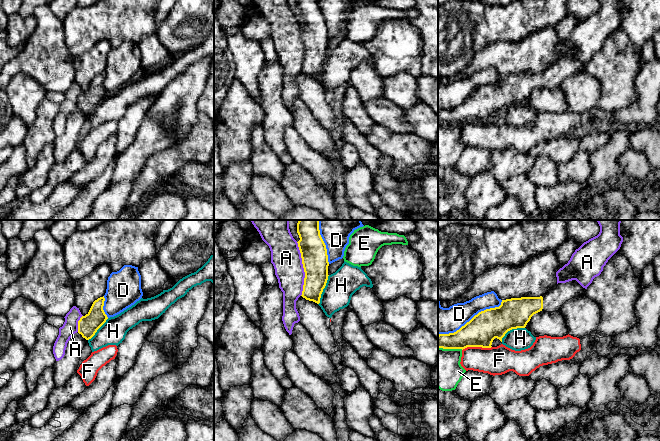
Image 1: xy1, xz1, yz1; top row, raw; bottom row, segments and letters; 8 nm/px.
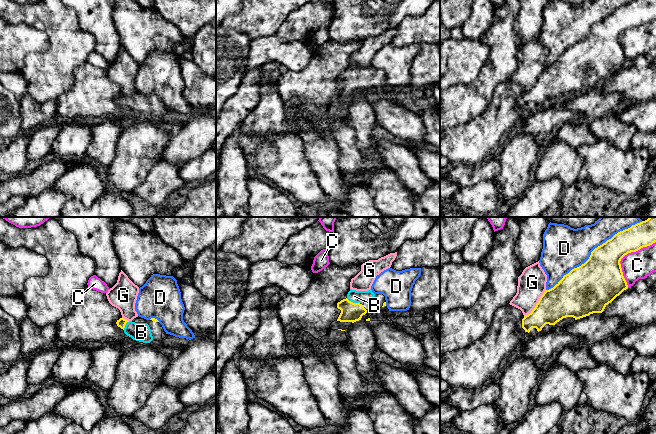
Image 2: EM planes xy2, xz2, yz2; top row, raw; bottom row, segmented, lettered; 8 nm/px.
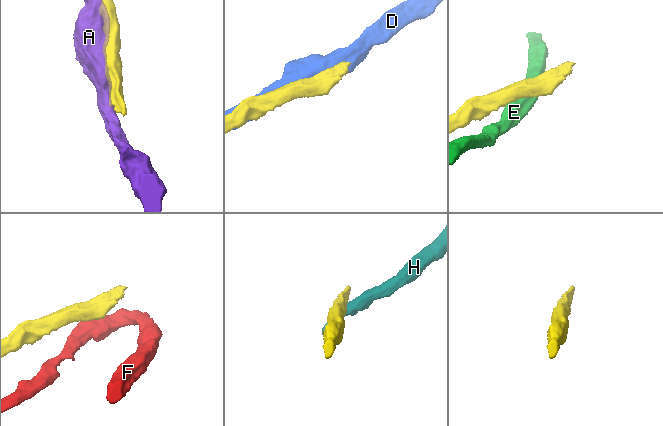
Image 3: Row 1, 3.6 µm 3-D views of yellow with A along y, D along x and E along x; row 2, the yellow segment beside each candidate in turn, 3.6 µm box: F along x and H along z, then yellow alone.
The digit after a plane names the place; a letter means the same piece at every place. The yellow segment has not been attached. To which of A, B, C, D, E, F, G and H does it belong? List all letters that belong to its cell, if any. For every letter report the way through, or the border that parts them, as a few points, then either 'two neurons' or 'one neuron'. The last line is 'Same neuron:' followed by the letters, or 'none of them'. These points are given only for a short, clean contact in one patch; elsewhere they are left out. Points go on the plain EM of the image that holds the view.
A: two neurons
B: runs through xz2 (350, 88), (352, 78), (354, 72); one neuron
C: two neurons
D: two neurons
E: two neurons
F: border along yz1 (491, 122), (465, 123), (462, 126); two neurons
G: two neurons
H: border along xz1 (329, 51), (318, 80); two neurons
Same neuron: B

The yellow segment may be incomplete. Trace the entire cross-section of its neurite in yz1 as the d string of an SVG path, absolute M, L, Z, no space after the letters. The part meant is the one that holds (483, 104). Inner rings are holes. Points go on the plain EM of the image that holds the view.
M572 56L556 60L540 73L502 76L499 83L479 88L456 108L439 110L438 124L491 124L495 114L502 118L508 107L525 104L534 90L540 87L558 87L566 77L585 71L585 68L585 64L576 56Z

